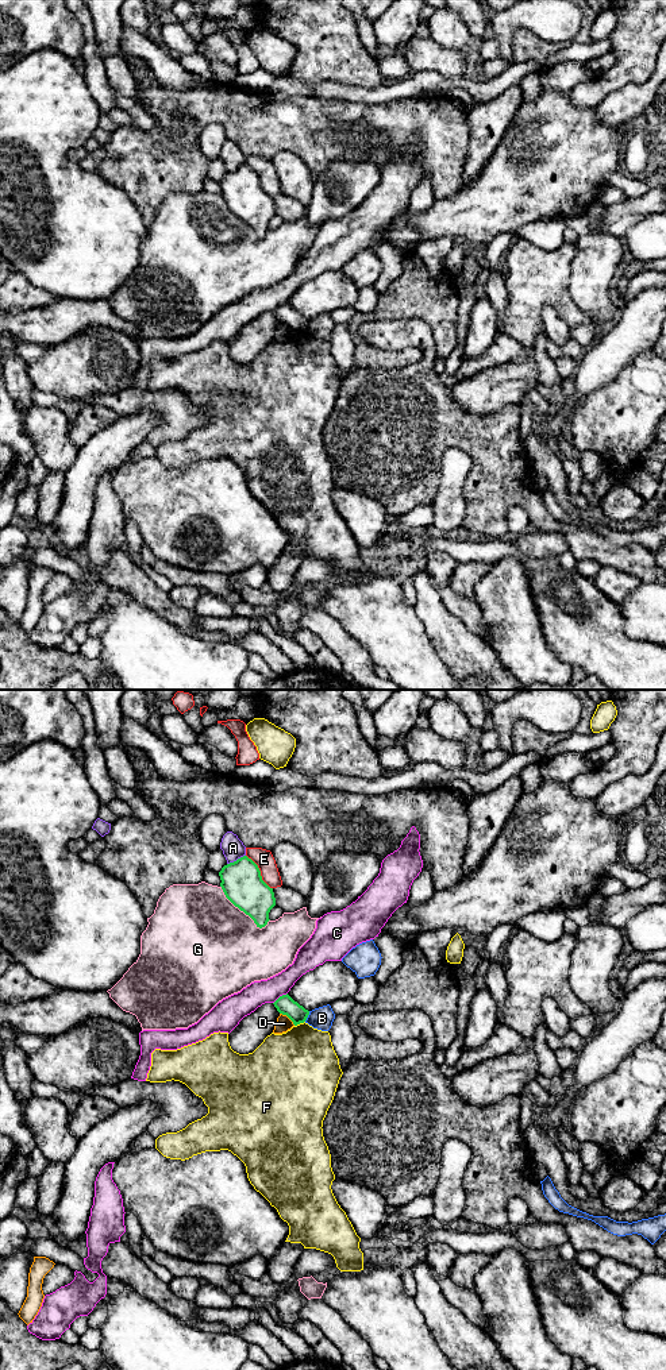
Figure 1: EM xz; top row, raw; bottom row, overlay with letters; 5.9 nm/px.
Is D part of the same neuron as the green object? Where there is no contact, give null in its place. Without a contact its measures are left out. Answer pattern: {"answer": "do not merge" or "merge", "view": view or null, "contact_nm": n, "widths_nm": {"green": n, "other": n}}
{"answer": "do not merge", "view": "xz", "contact_nm": 120, "widths_nm": {"green": 110, "other": 90}}

